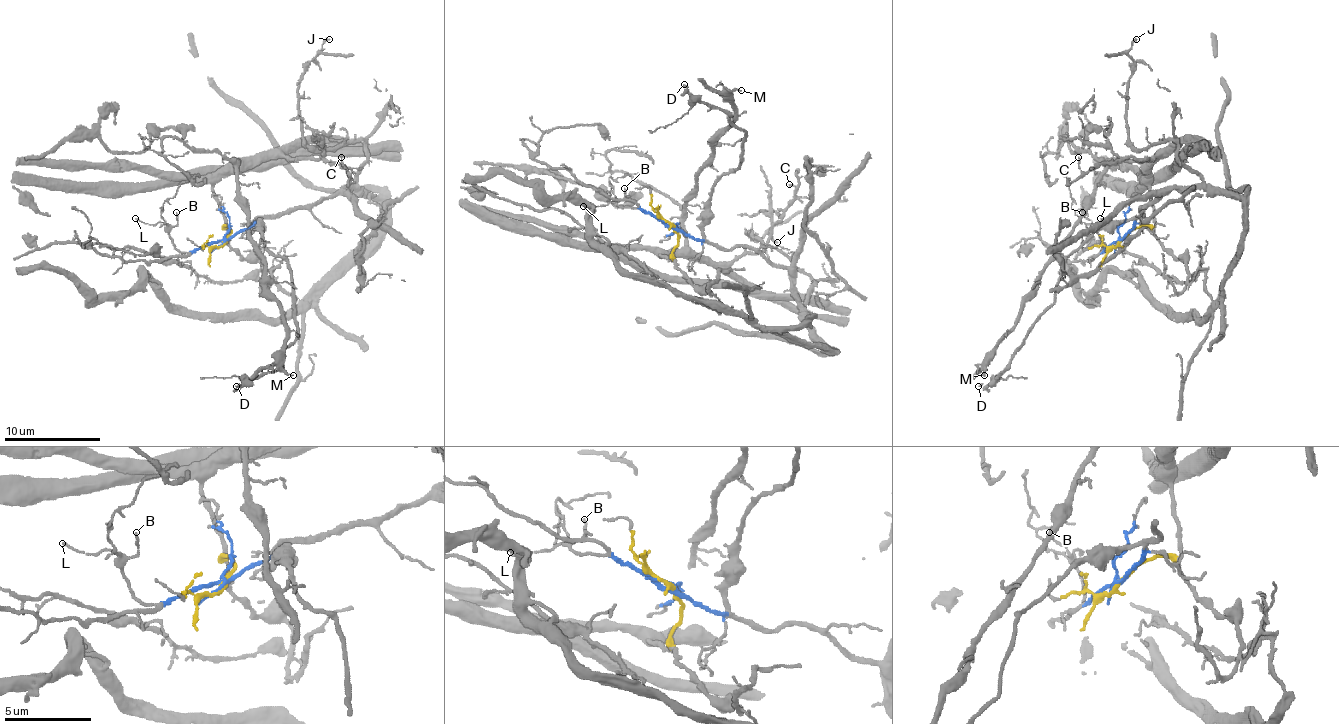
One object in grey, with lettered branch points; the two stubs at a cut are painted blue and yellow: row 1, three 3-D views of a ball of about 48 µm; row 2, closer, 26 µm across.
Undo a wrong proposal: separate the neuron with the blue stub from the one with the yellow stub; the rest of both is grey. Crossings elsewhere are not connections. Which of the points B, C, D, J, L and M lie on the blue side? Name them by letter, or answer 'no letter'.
B, D, J, L

